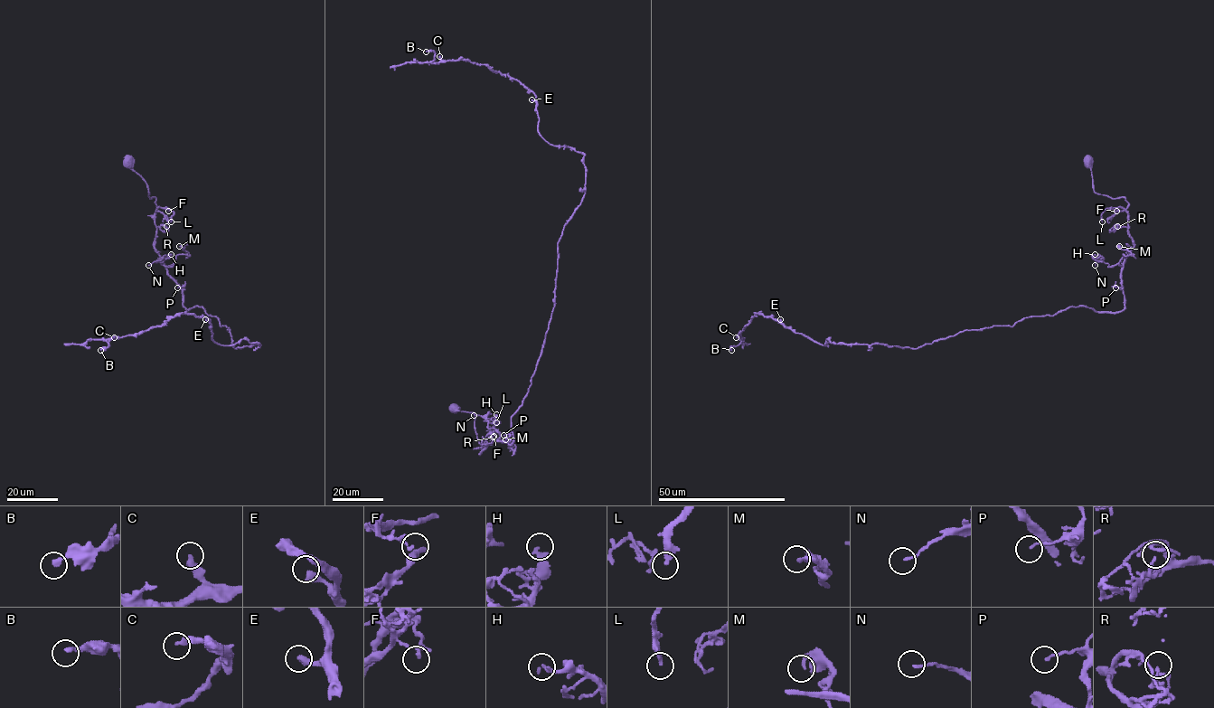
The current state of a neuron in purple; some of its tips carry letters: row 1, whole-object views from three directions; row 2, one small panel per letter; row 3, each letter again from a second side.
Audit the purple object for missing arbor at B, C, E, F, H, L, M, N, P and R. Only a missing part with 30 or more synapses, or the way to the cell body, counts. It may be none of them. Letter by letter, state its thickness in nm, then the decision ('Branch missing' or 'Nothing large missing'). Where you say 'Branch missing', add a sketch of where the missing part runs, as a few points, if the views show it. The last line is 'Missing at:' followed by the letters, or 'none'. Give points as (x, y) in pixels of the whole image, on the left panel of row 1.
B: Thickness 240 nm. Nothing large missing
C: Thickness 320 nm. Nothing large missing
E: Thickness 400 nm. Nothing large missing
F: Thickness 150 nm. Nothing large missing
H: Thickness 240 nm. Nothing large missing
L: Thickness 240 nm. Nothing large missing
M: Thickness 190 nm. Nothing large missing
N: Thickness 130 nm. Nothing large missing
P: Thickness 130 nm. Nothing large missing
R: Thickness 140 nm. Nothing large missing
Missing at: none

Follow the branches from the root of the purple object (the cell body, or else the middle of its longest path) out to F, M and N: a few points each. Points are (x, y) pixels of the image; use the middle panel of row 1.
F: (454, 408), (474, 413), (475, 429), (482, 448), (491, 431), (494, 436)
M: (454, 408), (474, 413), (480, 454), (498, 439), (512, 443), (514, 450), (505, 439)
N: (454, 408), (474, 413), (476, 438), (482, 447), (480, 454), (500, 434), (488, 428), (485, 419), (474, 415)

